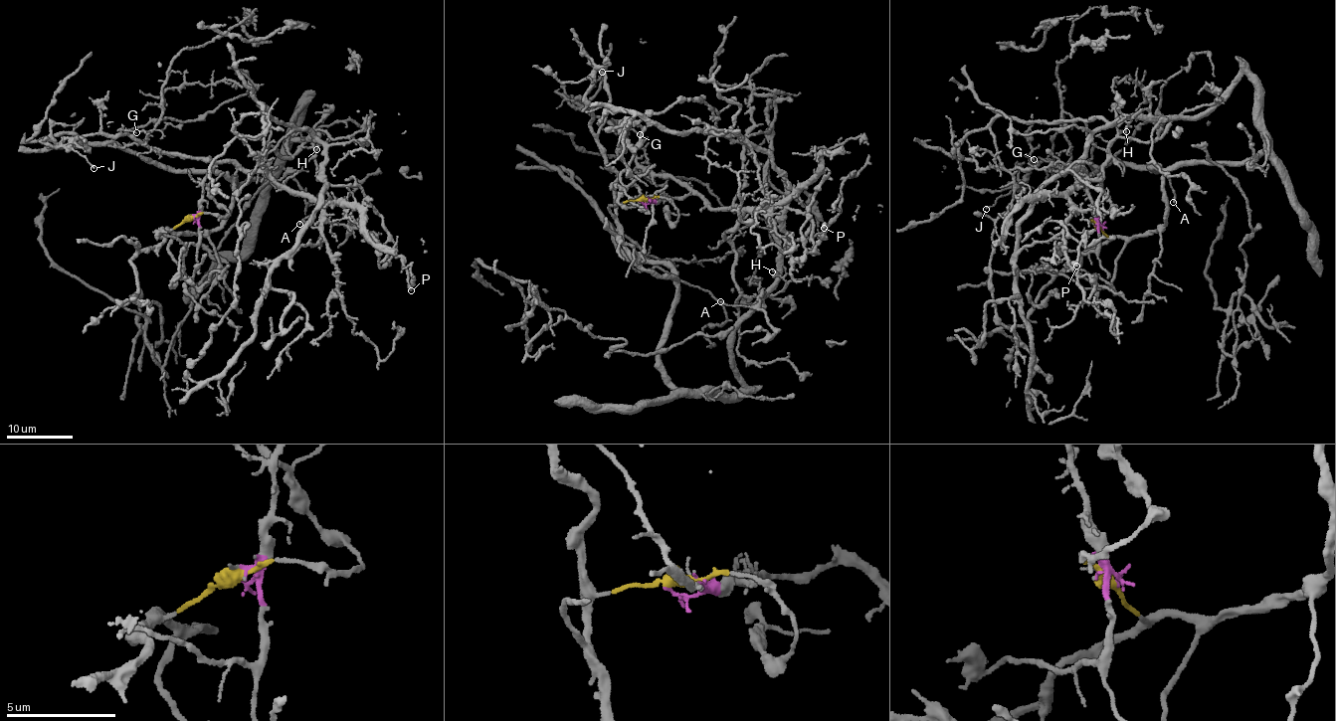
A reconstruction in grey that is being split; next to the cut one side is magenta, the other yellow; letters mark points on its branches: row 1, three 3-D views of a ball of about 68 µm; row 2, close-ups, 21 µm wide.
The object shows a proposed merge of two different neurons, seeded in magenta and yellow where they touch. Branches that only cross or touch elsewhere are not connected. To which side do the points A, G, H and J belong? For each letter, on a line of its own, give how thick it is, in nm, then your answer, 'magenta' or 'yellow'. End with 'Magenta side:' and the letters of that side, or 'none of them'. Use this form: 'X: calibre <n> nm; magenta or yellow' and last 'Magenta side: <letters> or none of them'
A: calibre 130 nm; yellow
G: calibre 80 nm; magenta
H: calibre 120 nm; magenta
J: calibre 100 nm; magenta
Magenta side: G, H, J

